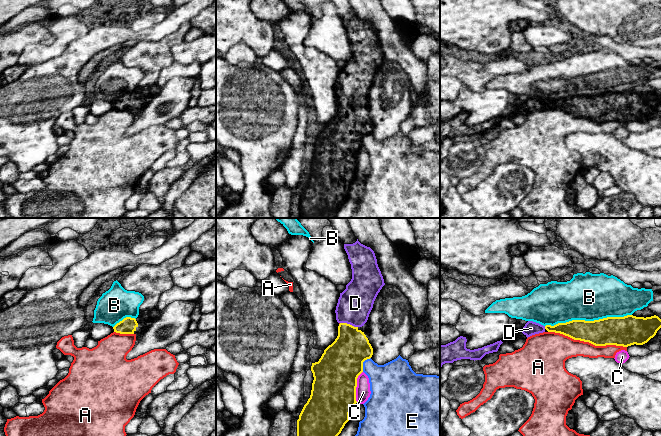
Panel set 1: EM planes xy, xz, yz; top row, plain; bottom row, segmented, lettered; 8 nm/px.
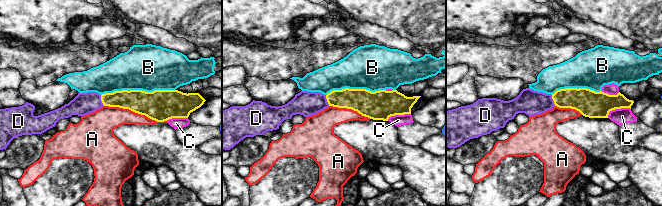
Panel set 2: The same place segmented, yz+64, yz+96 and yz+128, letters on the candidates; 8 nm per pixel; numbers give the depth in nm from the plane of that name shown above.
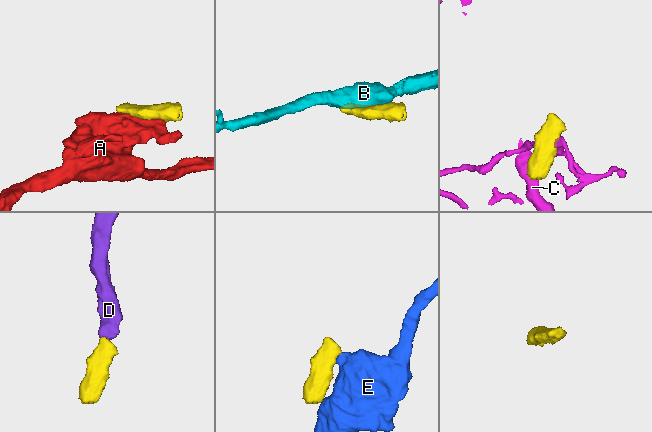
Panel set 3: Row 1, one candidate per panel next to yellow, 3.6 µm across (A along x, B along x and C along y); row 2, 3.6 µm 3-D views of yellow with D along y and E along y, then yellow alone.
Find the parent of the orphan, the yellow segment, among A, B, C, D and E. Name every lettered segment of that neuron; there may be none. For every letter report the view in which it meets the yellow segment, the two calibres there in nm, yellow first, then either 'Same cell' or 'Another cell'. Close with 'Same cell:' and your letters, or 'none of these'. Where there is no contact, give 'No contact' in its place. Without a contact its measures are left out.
A: Touches yellow in yz. Thickness 220 nm (yellow) against 240 nm. Another cell
B: Touches yellow in yz. Thickness 220 nm (yellow) against 380 nm. Another cell
C: Touches yellow in xz. Thickness 360 nm (yellow) against 120 nm. Another cell
D: Touches yellow in xz. Thickness 300 nm (yellow) against 280 nm. Same cell
E: Touches yellow in xz. Thickness 360 nm (yellow) against 280 nm. Another cell
Same cell: D

